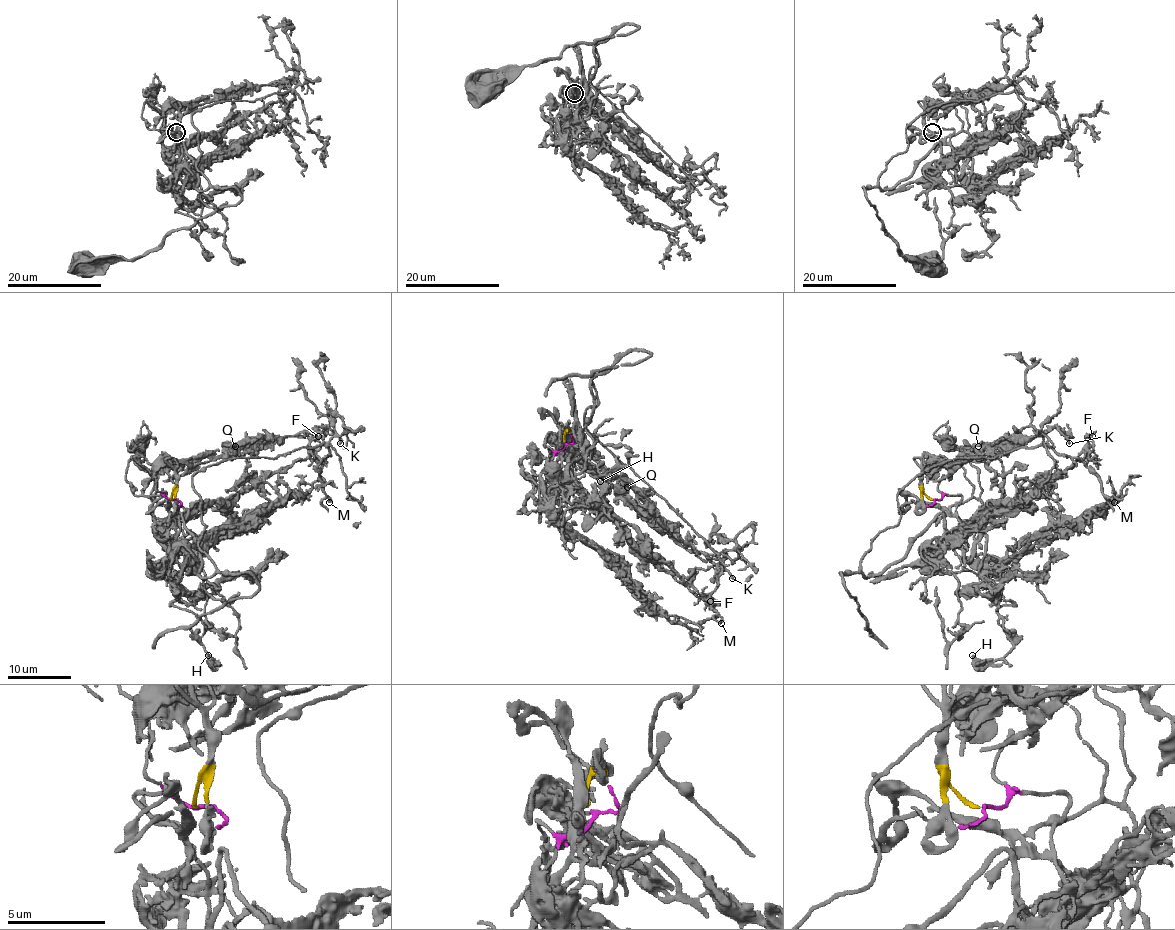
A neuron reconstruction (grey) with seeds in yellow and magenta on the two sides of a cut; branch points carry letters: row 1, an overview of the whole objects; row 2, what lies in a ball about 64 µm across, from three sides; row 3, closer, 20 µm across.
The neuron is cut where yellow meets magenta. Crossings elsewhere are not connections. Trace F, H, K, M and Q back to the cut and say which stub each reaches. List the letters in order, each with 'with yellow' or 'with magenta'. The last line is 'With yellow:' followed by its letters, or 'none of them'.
F: with magenta
H: with magenta
K: with yellow
M: with magenta
Q: with yellow
With yellow: K, Q

